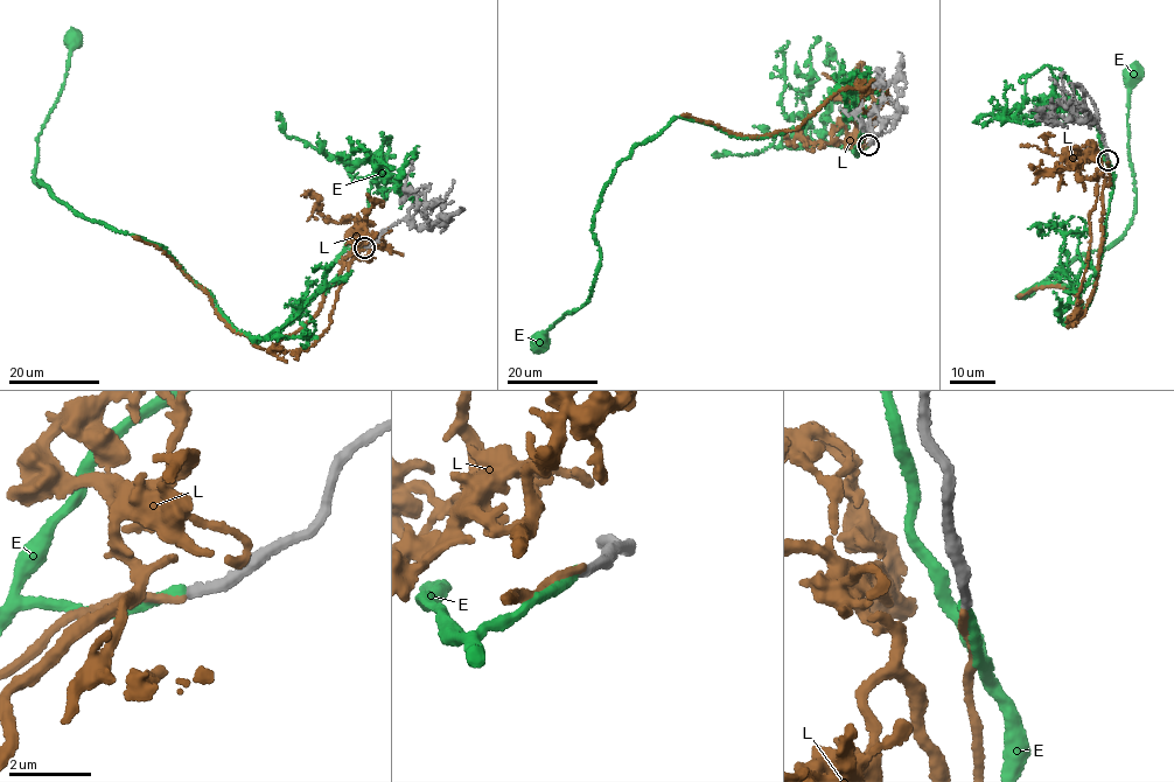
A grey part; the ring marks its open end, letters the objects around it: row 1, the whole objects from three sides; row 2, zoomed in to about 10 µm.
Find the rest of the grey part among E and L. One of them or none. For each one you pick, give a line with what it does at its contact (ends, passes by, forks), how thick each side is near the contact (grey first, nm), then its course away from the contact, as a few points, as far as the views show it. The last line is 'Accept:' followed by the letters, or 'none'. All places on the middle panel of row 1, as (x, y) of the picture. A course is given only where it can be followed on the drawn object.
E: it ends there; 260 nm thick on the grey side, 260 nm on the other; it runs (867, 145), (840, 91), (771, 137), (678, 116), (617, 165), (588, 300), (538, 341)
Accept: E

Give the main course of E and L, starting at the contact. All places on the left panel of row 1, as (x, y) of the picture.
E: (363, 248), (347, 250), (305, 309), (252, 342), (166, 250), (39, 186), (36, 138), (71, 39)
L: (363, 248), (341, 259), (342, 270), (325, 291), (319, 313), (271, 351), (229, 327), (172, 259), (133, 236)

